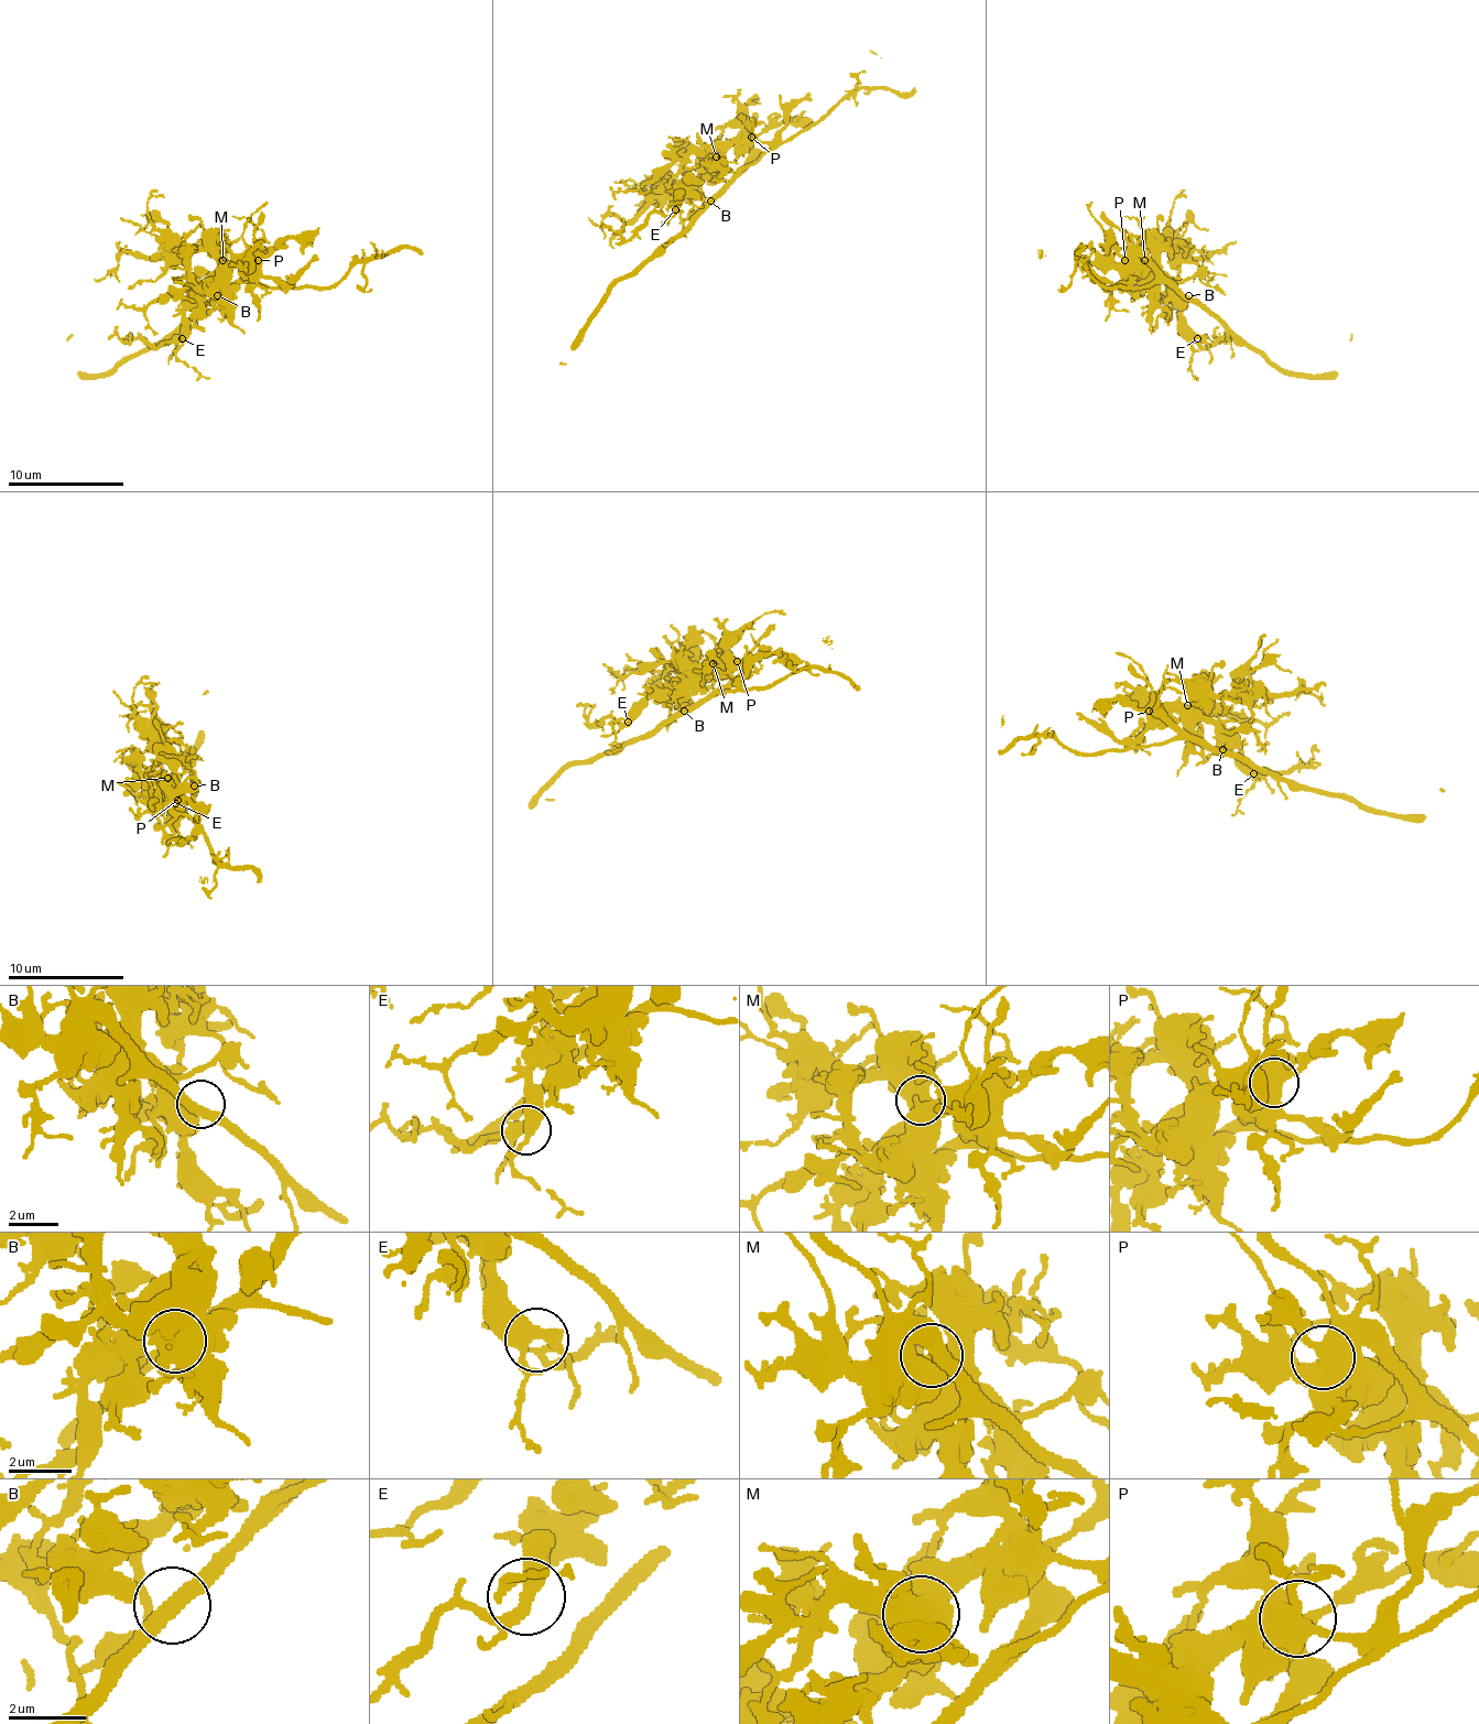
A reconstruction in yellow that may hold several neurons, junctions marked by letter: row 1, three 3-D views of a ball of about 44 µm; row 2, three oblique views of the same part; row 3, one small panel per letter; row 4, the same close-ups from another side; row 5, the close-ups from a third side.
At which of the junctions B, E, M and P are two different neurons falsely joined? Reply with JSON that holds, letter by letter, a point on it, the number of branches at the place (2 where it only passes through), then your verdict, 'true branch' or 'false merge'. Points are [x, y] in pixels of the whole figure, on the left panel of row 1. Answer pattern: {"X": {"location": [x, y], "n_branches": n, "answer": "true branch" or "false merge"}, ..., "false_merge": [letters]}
{"B": {"location": [217, 295], "n_branches": 3, "answer": "true branch"}, "E": {"location": [182, 338], "n_branches": 4, "answer": "true branch"}, "M": {"location": [223, 260], "n_branches": 1, "answer": "true branch"}, "P": {"location": [258, 260], "n_branches": 2, "answer": "true branch"}, "false_merge": []}

